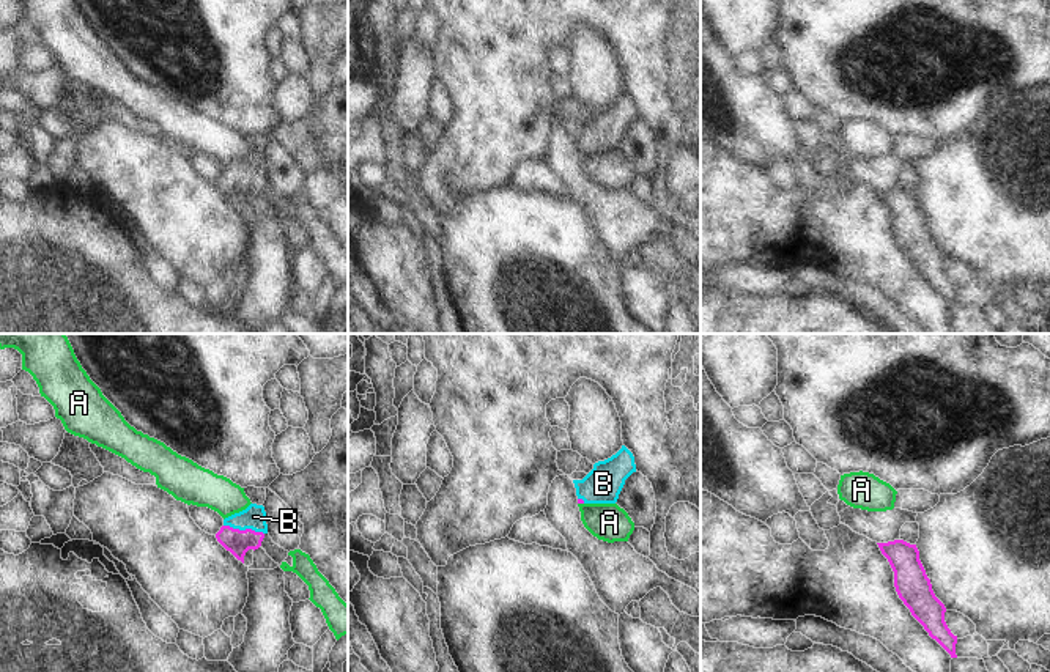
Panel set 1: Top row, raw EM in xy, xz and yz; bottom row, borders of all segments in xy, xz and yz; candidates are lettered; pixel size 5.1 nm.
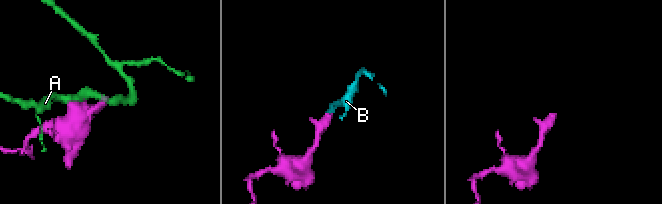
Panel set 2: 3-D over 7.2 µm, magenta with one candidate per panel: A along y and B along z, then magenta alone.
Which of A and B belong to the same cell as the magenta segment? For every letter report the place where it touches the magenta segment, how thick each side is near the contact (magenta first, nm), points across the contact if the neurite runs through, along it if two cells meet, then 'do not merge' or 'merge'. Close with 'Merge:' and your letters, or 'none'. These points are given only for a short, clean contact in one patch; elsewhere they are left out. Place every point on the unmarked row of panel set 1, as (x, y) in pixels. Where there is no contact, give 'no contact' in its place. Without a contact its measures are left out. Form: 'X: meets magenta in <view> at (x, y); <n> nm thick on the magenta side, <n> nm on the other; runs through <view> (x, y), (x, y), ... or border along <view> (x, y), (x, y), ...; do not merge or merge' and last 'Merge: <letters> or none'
A: meets magenta in xz at (581, 150); 30 nm thick on the magenta side, 190 nm on the other; border along xz (578, 150), (583, 151); do not merge
B: meets magenta in xy at (246, 177); 130 nm thick on the magenta side, 120 nm on the other; runs through xy (238, 189), (238, 184), (246, 177), (254, 164); merge
Merge: B

